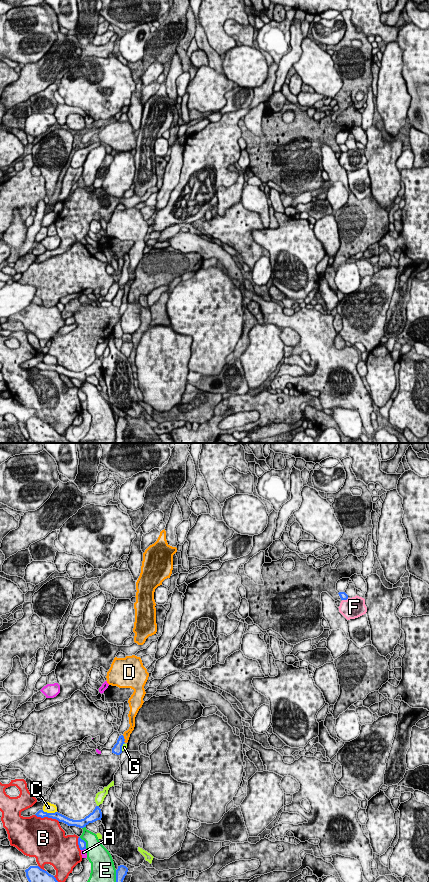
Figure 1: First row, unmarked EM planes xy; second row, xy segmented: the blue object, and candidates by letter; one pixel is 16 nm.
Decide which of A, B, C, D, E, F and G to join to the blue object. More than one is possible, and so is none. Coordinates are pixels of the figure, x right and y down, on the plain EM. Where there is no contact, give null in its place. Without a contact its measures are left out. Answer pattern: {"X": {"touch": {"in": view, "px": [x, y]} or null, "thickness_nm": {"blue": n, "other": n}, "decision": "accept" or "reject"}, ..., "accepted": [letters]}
{"A": {"touch": {"in": "xy", "px": [83, 401]}, "thickness_nm": {"blue": 130, "other": 100}, "decision": "reject"}, "B": {"touch": {"in": "xy", "px": [47, 368]}, "thickness_nm": {"blue": 130, "other": 460}, "decision": "reject"}, "C": {"touch": {"in": "xy", "px": [49, 365]}, "thickness_nm": {"blue": 130, "other": 160}, "decision": "reject"}, "D": {"touch": {"in": "xy", "px": [124, 291]}, "thickness_nm": {"blue": 160, "other": 100}, "decision": "reject"}, "E": {"touch": {"in": "xy", "px": [85, 394]}, "thickness_nm": {"blue": 130, "other": 320}, "decision": "reject"}, "F": {"touch": {"in": "xy", "px": [345, 151]}, "thickness_nm": {"blue": 120, "other": 340}, "decision": "reject"}, "G": {"touch": {"in": "xy", "px": [121, 299]}, "thickness_nm": {"blue": 160, "other": 90}, "decision": "reject"}, "accepted": []}

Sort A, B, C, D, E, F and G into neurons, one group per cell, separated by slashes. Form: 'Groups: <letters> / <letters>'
Groups: A / B / C / D G / E / F

